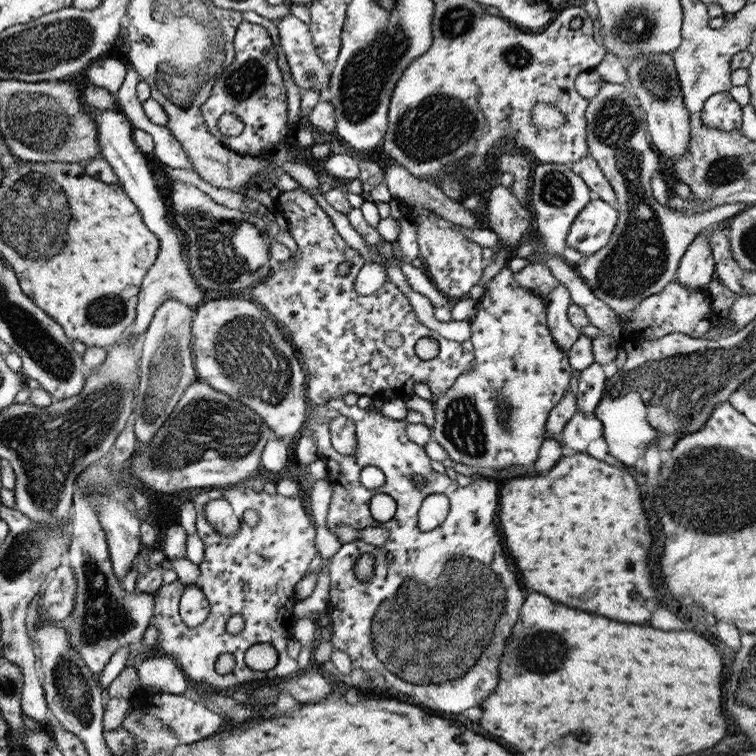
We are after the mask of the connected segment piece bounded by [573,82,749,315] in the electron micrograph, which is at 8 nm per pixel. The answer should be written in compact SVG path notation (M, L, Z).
M605 82L597 95L588 100L585 118L585 142L588 148L588 155L597 163L603 176L614 193L614 200L617 204L617 221L611 231L609 241L596 250L595 253L584 255L573 265L579 278L589 286L589 290L595 298L605 302L617 315L627 315L631 309L649 295L657 294L671 279L675 277L679 259L685 253L687 245L693 237L705 229L713 230L721 220L735 216L749 204L735 202L735 204L721 204L701 214L691 212L677 212L661 205L653 199L650 190L651 177L657 175L658 153L653 149L647 138L645 119L639 106L637 98L631 94L628 85L608 84Z

